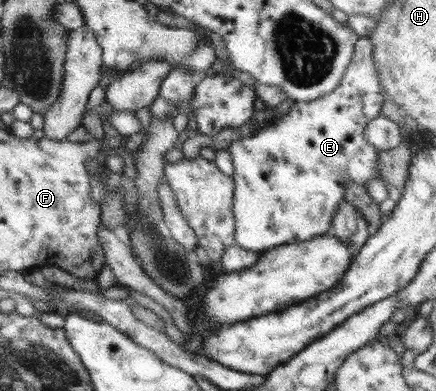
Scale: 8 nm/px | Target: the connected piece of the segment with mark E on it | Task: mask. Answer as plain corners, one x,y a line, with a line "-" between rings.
359,37
346,73
330,94
315,101
295,101
286,115
273,120
254,136
239,138
227,148
234,163
233,215
236,218
235,243
240,248
264,252
322,236
330,232
332,219
350,183
363,185
368,179
381,178
381,164
378,160
380,150
367,142
364,136
365,124
380,115
382,104
388,98
376,74
372,53
372,41
368,37

